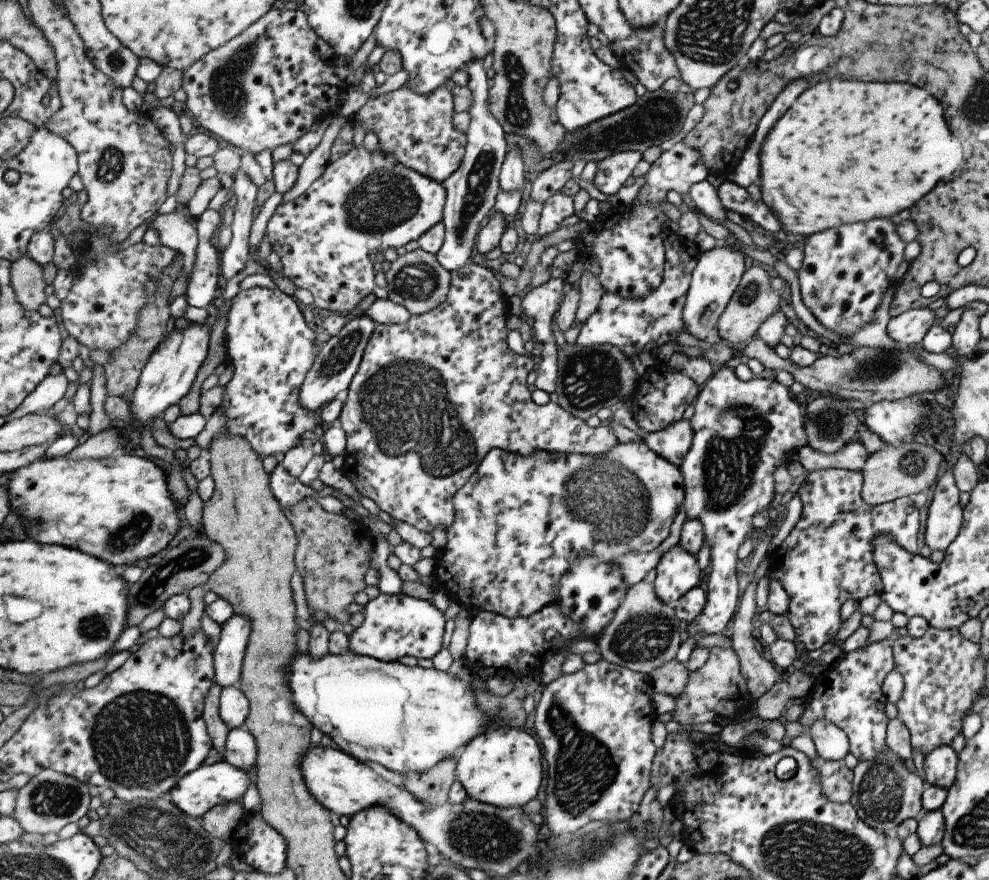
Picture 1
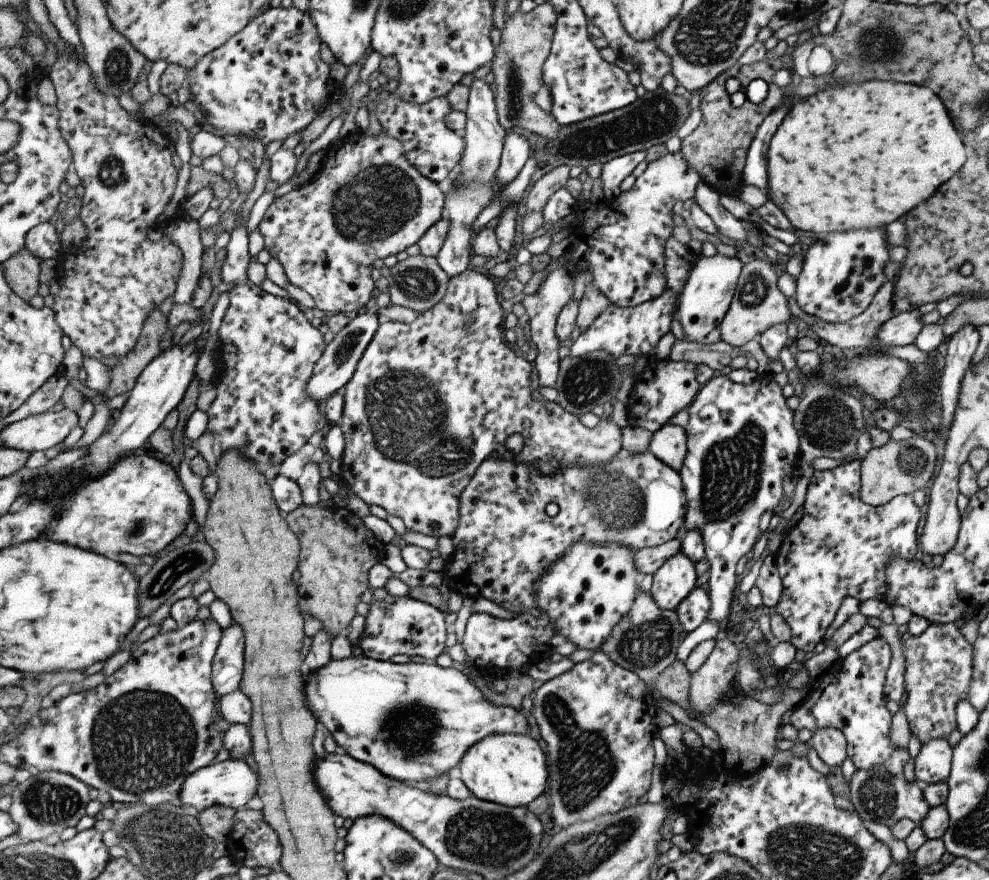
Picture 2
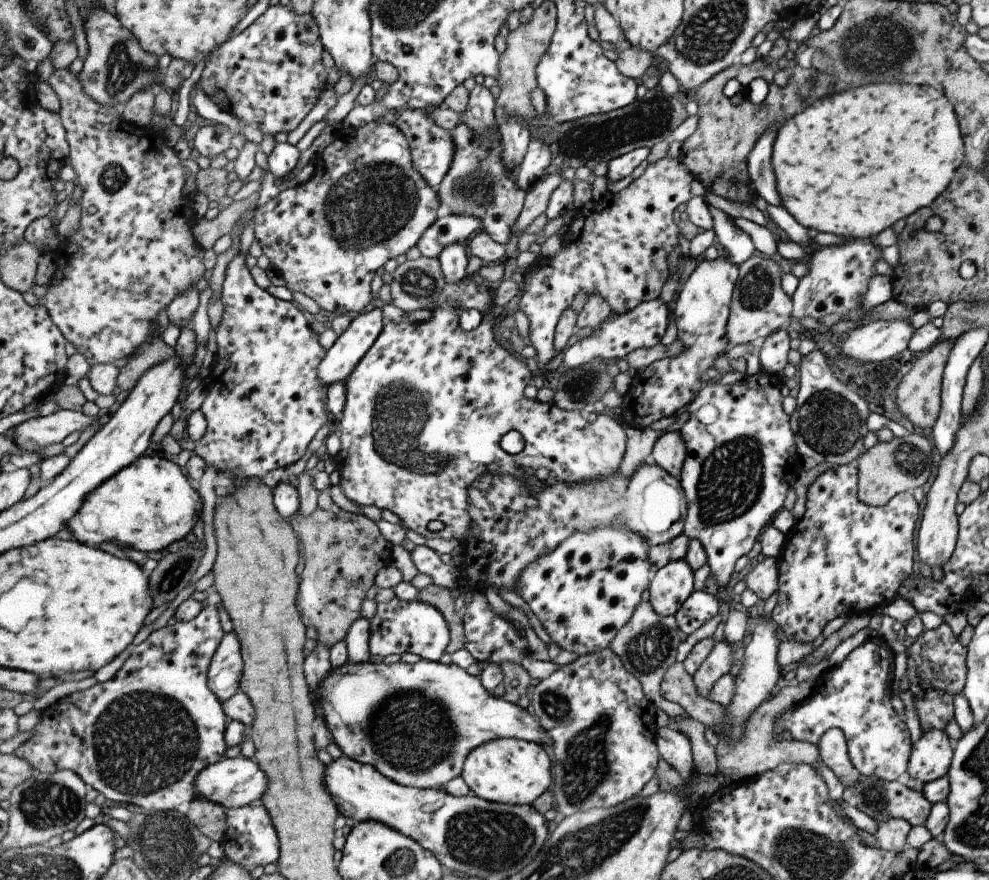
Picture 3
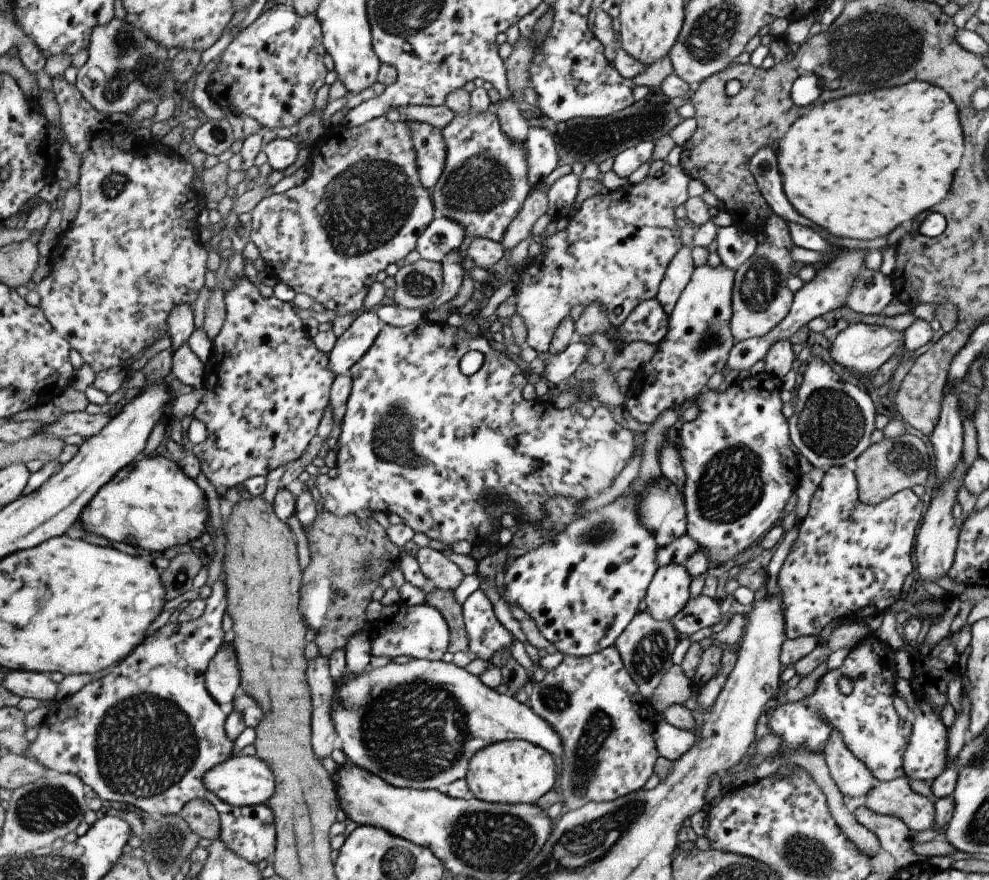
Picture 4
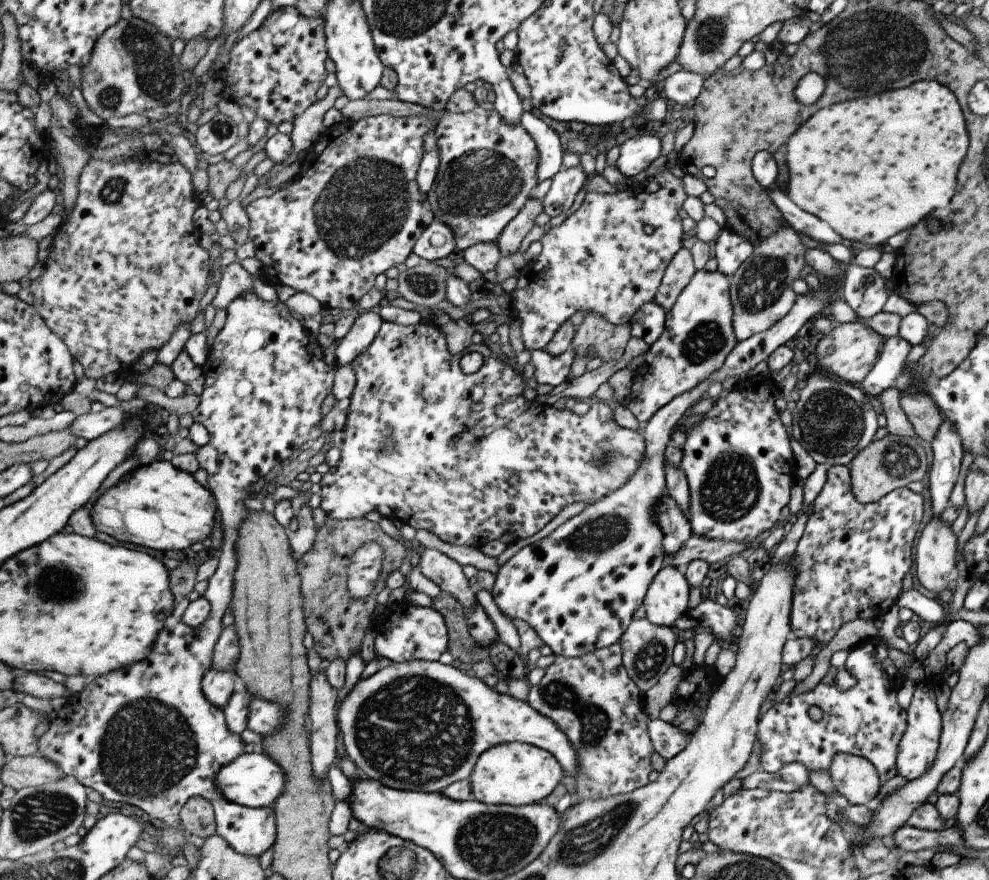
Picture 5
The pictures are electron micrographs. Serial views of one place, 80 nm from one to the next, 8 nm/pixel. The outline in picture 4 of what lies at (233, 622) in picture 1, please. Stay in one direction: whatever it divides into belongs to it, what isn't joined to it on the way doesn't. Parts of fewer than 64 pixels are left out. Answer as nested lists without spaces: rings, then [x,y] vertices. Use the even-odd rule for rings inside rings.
[[[232,641],[222,644],[205,676],[207,688],[219,704],[234,702],[237,690],[242,686],[242,670]]]

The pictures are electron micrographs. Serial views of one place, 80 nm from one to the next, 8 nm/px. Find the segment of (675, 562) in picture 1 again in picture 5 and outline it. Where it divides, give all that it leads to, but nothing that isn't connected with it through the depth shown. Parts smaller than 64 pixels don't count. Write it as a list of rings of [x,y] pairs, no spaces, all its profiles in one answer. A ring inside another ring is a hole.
[[[664,565],[647,587],[642,604],[645,618],[652,625],[672,627],[674,620],[688,607],[688,589],[684,573]]]

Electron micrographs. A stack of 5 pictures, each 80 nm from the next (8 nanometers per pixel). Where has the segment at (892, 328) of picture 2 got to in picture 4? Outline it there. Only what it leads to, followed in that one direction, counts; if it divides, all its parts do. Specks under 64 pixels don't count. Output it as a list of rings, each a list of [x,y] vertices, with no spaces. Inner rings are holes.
[[[855,323],[853,326],[849,324],[837,334],[830,344],[829,352],[832,360],[839,367],[848,368],[853,374],[869,376],[903,346],[903,331],[878,324]]]

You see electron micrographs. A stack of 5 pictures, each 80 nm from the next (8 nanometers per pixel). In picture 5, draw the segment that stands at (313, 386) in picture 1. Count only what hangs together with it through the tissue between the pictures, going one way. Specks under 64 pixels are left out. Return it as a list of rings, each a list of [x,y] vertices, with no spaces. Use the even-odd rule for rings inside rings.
[[[365,310],[360,314],[349,334],[336,346],[337,368],[346,367],[355,362],[358,356],[378,338],[383,323],[383,318],[378,313]]]

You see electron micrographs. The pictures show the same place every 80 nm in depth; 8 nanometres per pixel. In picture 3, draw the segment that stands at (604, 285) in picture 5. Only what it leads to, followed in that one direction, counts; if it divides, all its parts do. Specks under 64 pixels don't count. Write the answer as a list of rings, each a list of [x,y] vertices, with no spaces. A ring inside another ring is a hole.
[[[663,157],[657,162],[649,163],[638,178],[626,182],[625,188],[616,193],[606,192],[599,200],[589,200],[576,210],[561,242],[561,250],[553,258],[541,260],[539,264],[526,270],[525,291],[520,299],[519,309],[530,320],[530,342],[536,349],[538,366],[543,370],[541,374],[552,372],[545,371],[545,368],[558,353],[555,346],[558,322],[573,304],[579,290],[587,295],[598,294],[603,297],[610,312],[618,315],[633,310],[643,301],[659,298],[669,274],[666,266],[667,253],[678,244],[679,232],[671,214],[679,204],[686,203],[692,197],[690,188],[694,180],[691,172],[677,158]]]

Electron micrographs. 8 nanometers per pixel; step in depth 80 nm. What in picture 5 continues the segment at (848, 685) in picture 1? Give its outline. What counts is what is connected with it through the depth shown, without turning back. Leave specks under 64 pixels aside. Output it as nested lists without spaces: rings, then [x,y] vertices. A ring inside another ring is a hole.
[[[879,638],[865,640],[853,648],[848,648],[844,669],[855,679],[855,686],[845,692],[839,692],[833,685],[833,676],[837,670],[830,666],[826,673],[818,680],[811,690],[803,693],[786,695],[781,701],[770,706],[758,719],[756,739],[761,742],[760,768],[768,773],[779,770],[784,764],[799,761],[807,771],[824,770],[828,772],[831,757],[836,752],[857,755],[868,760],[875,769],[881,781],[888,781],[897,775],[895,761],[899,740],[903,736],[906,727],[905,709],[897,704],[895,700],[897,691],[903,682],[902,674],[893,666],[887,654],[888,645]],[[815,706],[822,712],[819,720],[809,718],[809,708]]]

